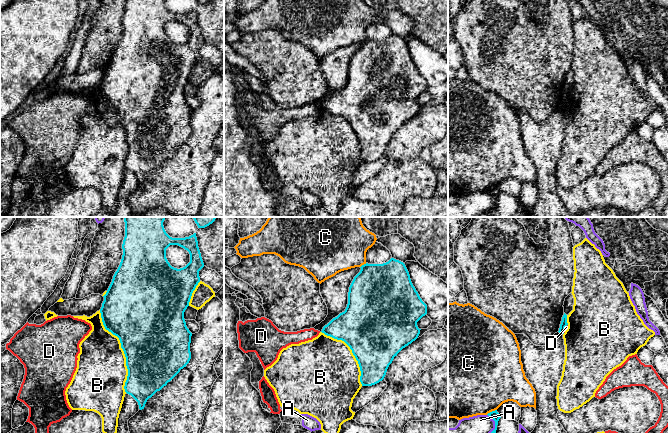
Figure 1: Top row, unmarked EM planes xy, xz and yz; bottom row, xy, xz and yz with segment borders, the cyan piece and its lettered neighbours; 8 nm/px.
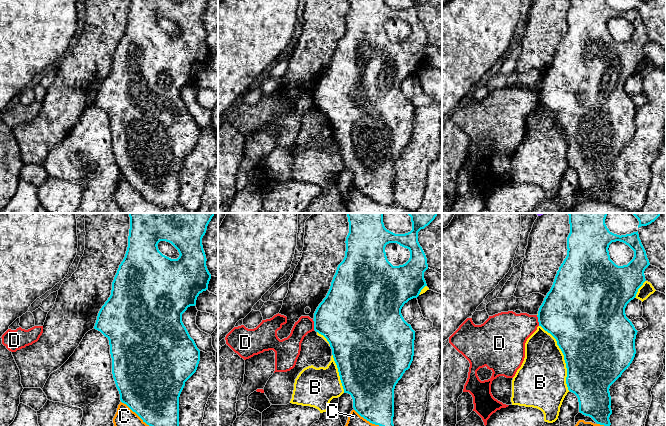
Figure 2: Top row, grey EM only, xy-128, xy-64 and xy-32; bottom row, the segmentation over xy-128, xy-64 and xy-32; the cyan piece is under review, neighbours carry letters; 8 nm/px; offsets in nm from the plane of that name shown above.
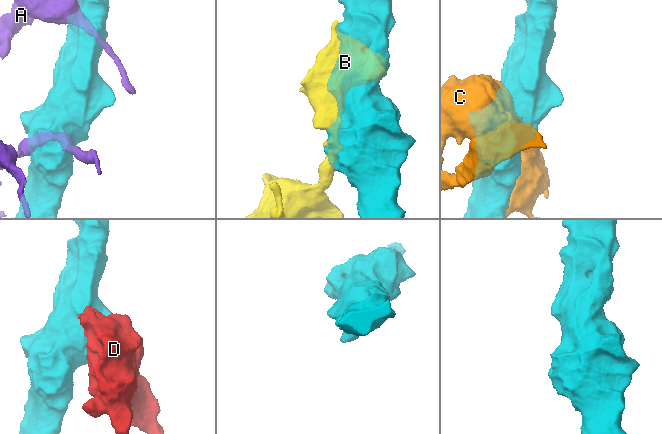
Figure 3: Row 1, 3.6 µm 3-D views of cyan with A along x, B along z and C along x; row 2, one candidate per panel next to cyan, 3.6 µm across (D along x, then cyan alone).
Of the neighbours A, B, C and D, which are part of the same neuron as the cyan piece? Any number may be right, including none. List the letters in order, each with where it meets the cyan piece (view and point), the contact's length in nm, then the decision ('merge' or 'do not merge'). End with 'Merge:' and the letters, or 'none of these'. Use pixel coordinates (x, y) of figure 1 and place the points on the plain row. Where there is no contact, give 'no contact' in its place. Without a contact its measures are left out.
A: contact yz (495, 201); length 180 nm; do not merge
B: contact xy (123, 126); length 700 nm; do not merge
C: contact yz (492, 187); length 100 nm; do not merge
D: contact yz (564, 104); length 80 nm; do not merge
Merge: none of these

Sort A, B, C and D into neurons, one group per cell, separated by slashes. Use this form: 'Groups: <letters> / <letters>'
Groups: A / B / C / D

